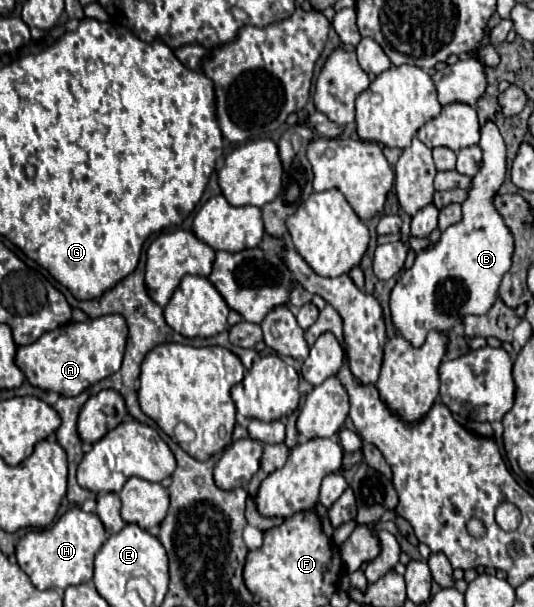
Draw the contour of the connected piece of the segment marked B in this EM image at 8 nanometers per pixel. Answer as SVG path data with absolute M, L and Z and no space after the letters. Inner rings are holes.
M486 122L480 134L478 146L484 152L484 158L480 172L472 180L470 196L462 204L462 222L450 226L442 232L440 242L416 256L414 266L400 276L390 296L394 326L398 334L414 346L420 346L426 340L426 332L430 332L430 328L450 331L453 321L448 314L462 310L472 310L472 315L486 314L498 296L504 272L508 272L512 264L512 234L492 206L492 198L506 176L506 146L492 122Z

